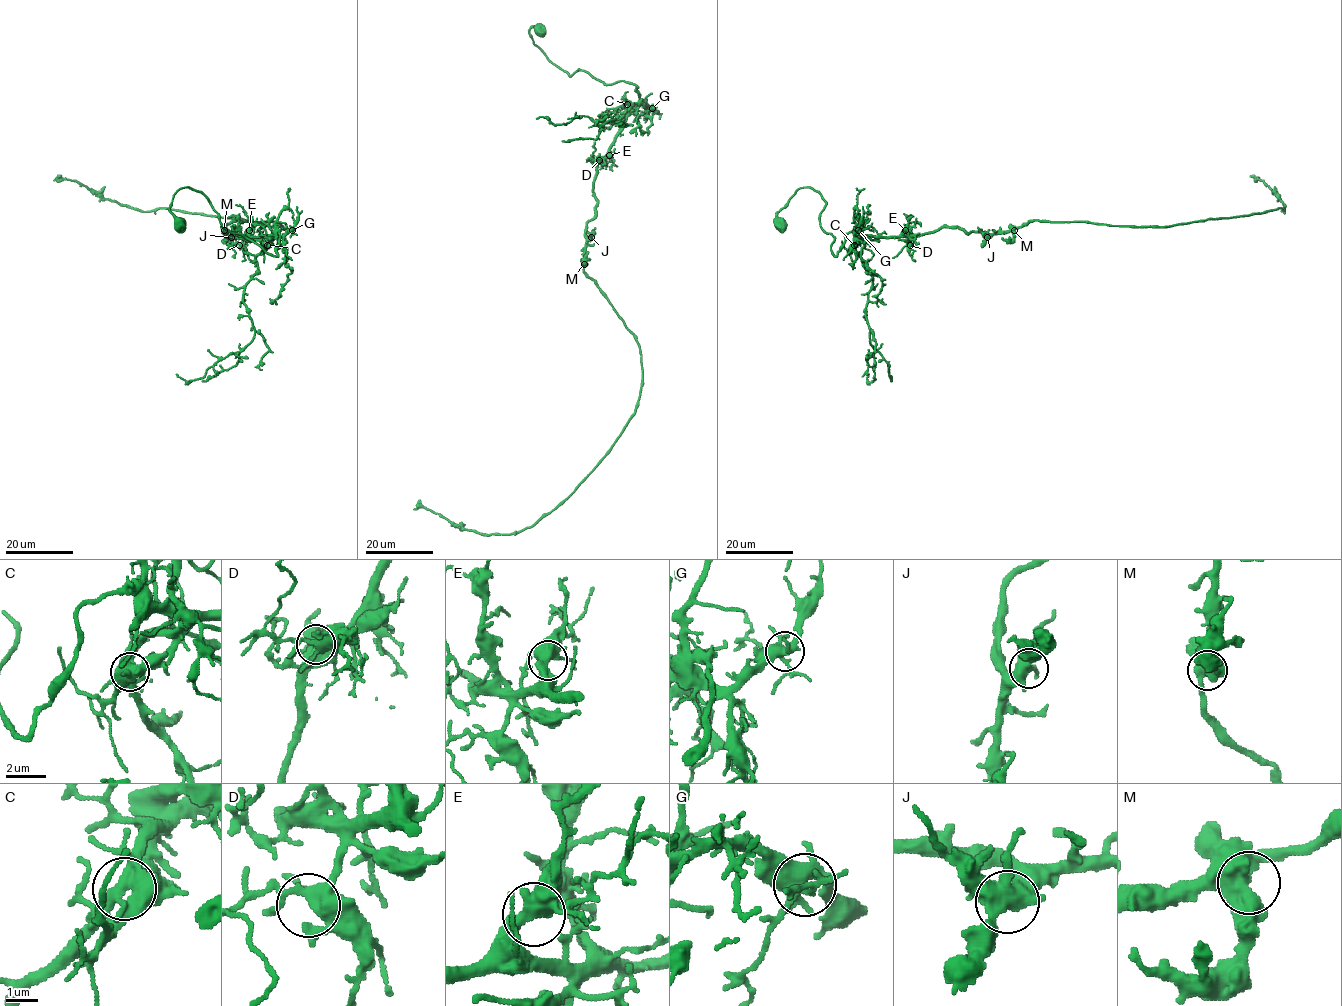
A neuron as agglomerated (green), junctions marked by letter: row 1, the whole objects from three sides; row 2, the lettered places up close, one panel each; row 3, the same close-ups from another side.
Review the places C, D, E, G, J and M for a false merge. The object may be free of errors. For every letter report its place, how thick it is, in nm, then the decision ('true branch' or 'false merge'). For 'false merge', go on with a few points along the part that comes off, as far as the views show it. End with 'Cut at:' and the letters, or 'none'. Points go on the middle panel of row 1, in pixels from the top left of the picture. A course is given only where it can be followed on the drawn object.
C: (627, 104) | 480 nm | false merge | (627, 103), (616, 109), (612, 122), (604, 117), (614, 119), (601, 124), (586, 116), (565, 124), (536, 118)
D: (599, 160) | 420 nm | true branch
E: (609, 155) | 500 nm | true branch
G: (652, 108) | 440 nm | true branch
J: (591, 237) | 500 nm | true branch
M: (584, 264) | 500 nm | true branch
Cut at: C

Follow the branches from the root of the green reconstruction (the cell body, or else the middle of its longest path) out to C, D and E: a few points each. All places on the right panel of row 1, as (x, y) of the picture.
C: (781, 225), (777, 214), (811, 188), (831, 252), (855, 231), (853, 245)
D: (781, 225), (777, 214), (811, 188), (835, 256), (853, 231), (910, 245)
E: (781, 225), (777, 214), (811, 188), (826, 203), (820, 225), (834, 237), (835, 256), (847, 233), (905, 230)

